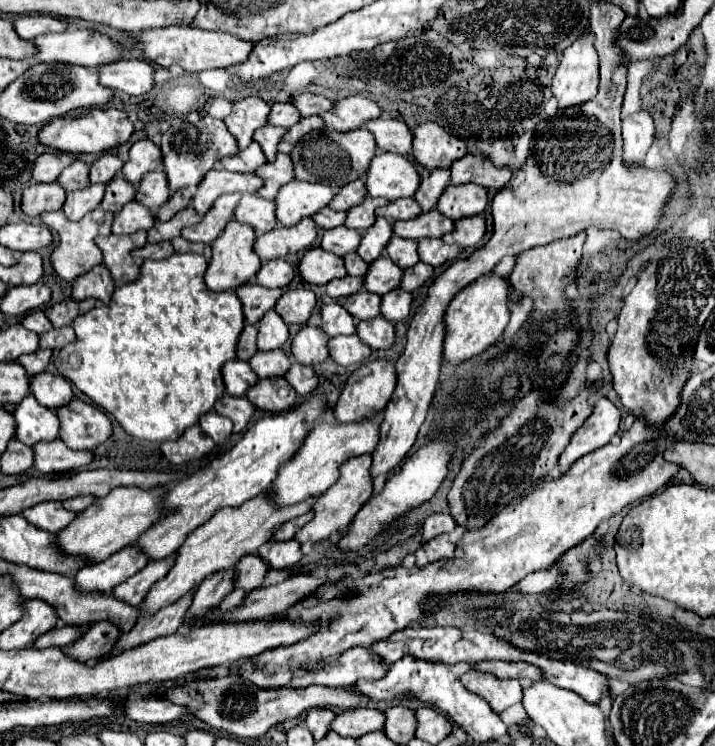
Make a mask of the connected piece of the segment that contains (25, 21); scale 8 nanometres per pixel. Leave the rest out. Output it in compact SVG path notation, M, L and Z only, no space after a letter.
M23 15L13 21L13 27L21 39L29 41L29 39L43 35L43 33L65 31L67 23L59 17L49 17L49 15Z

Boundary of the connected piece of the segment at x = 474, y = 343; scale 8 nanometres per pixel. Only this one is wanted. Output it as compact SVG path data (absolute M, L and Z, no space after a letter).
M483 275L483 277L479 277L477 283L467 285L453 297L453 301L447 305L445 317L443 317L443 323L445 323L443 359L447 363L451 363L451 367L457 367L463 361L481 355L505 331L505 327L509 323L507 295L509 295L509 285L505 279L501 279L497 275Z

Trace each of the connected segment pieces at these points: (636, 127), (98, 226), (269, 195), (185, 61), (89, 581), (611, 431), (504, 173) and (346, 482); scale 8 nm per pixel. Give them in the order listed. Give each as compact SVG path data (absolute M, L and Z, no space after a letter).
M641 109L639 113L633 113L623 119L623 157L625 161L643 163L645 153L649 151L655 135L653 117L647 109Z
M97 207L93 213L87 213L81 221L73 223L65 217L63 211L51 211L51 213L43 213L41 215L41 221L47 225L47 227L53 227L59 235L59 245L57 249L53 251L51 255L51 261L53 261L53 267L55 267L55 273L65 279L65 281L75 281L77 277L85 275L89 269L93 269L95 265L101 265L103 263L103 253L101 249L95 245L95 237L97 235L109 235L111 233L111 225L113 225L113 213L107 213L103 211L101 207Z
M279 153L275 163L261 165L261 169L257 169L257 175L265 181L265 189L261 189L259 195L265 197L265 199L275 199L277 193L279 193L279 189L285 183L289 183L289 181L295 179L291 157L285 155L285 153Z
M169 27L169 29L141 31L141 33L135 33L133 39L141 45L145 61L161 65L161 67L179 65L187 73L197 73L197 71L205 71L205 69L223 69L223 67L241 63L241 61L245 61L245 57L249 57L249 49L253 49L251 43L247 43L231 33L203 31L203 29L193 29L193 27L189 27L189 29Z
M125 547L97 565L83 567L75 575L75 587L77 591L85 593L91 591L109 593L117 583L123 583L143 567L145 567L145 557L141 557L141 553L137 553L137 549L133 547Z
M601 397L593 409L593 413L585 419L585 423L573 433L569 445L559 457L559 471L565 473L569 465L573 465L579 457L603 447L617 433L621 421L619 409L607 399Z
M467 155L461 161L455 161L451 167L453 185L477 183L487 189L503 189L511 181L511 177L513 177L513 171L509 167L497 167L489 159L477 161L473 155Z
M359 455L359 457L351 457L341 465L341 475L335 481L335 485L331 485L323 495L319 495L319 499L313 505L313 519L303 525L297 533L295 533L295 541L297 543L319 543L329 539L333 533L343 531L353 517L357 515L357 511L361 509L361 505L373 495L373 479L369 477L369 465L371 465L371 457L369 455Z

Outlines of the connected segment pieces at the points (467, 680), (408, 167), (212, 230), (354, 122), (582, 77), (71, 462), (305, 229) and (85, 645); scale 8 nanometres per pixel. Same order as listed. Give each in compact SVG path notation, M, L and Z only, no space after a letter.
M469 669L461 675L461 683L475 691L479 697L483 697L495 713L505 711L509 705L521 701L521 685L517 679L497 679L493 673L481 673L475 669Z
M379 153L373 157L367 173L367 193L371 197L385 197L389 201L413 197L421 185L415 165L395 153Z
M231 193L229 197L221 197L221 201L217 201L217 205L213 205L213 209L201 219L201 223L185 227L181 235L187 241L213 243L221 235L225 225L233 219L233 211L235 211L239 199L241 199L241 193Z
M347 97L335 103L333 111L321 115L321 119L337 131L353 131L363 127L367 121L377 119L383 111L379 109L379 105L371 99L365 97Z
M587 33L563 51L557 73L553 75L551 91L559 107L581 105L597 95L599 87L599 57L593 47L593 35Z
M61 439L35 445L35 467L41 473L61 473L81 469L93 461L91 451L73 451Z
M305 217L301 225L295 227L277 227L257 239L255 251L263 261L287 257L293 253L301 253L313 247L317 239L317 225L313 219Z
M107 621L93 623L89 631L83 633L71 647L63 647L63 653L81 663L89 659L97 659L109 653L117 637L119 637L119 629L113 623L107 623Z

